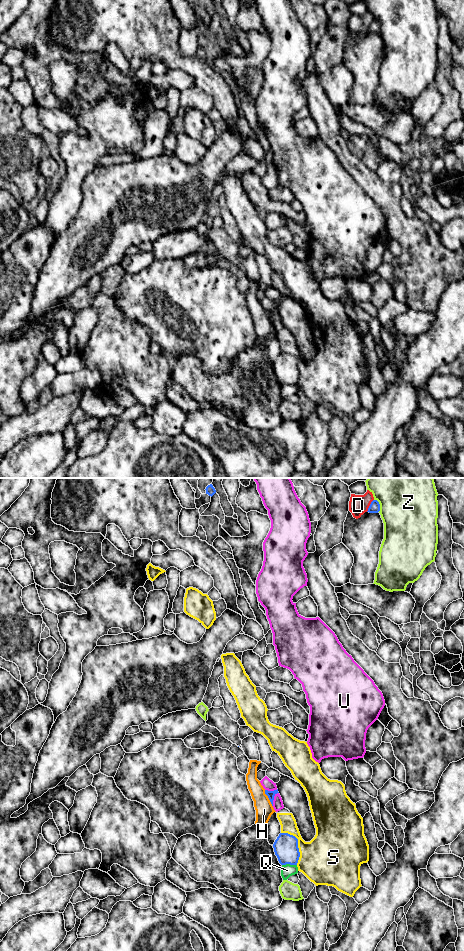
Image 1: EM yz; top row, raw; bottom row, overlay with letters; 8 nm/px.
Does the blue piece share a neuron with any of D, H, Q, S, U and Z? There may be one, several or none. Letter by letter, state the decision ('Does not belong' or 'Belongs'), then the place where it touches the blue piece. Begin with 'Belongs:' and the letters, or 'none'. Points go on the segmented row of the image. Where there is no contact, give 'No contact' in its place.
Belongs: none
D: Does not belong. Touches blue at yz (370, 505)
H: Does not belong. Touches blue at yz (268, 797)
Q: Does not belong. Touches blue at yz (289, 863)
S: Does not belong. Touches blue at yz (297, 844)
U: Does not belong. Touches blue at yz (273, 799)
Z: Does not belong. Touches blue at yz (379, 505)

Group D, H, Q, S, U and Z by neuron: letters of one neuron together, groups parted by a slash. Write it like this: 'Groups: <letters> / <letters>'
Groups: D / H / Q U / S / Z

